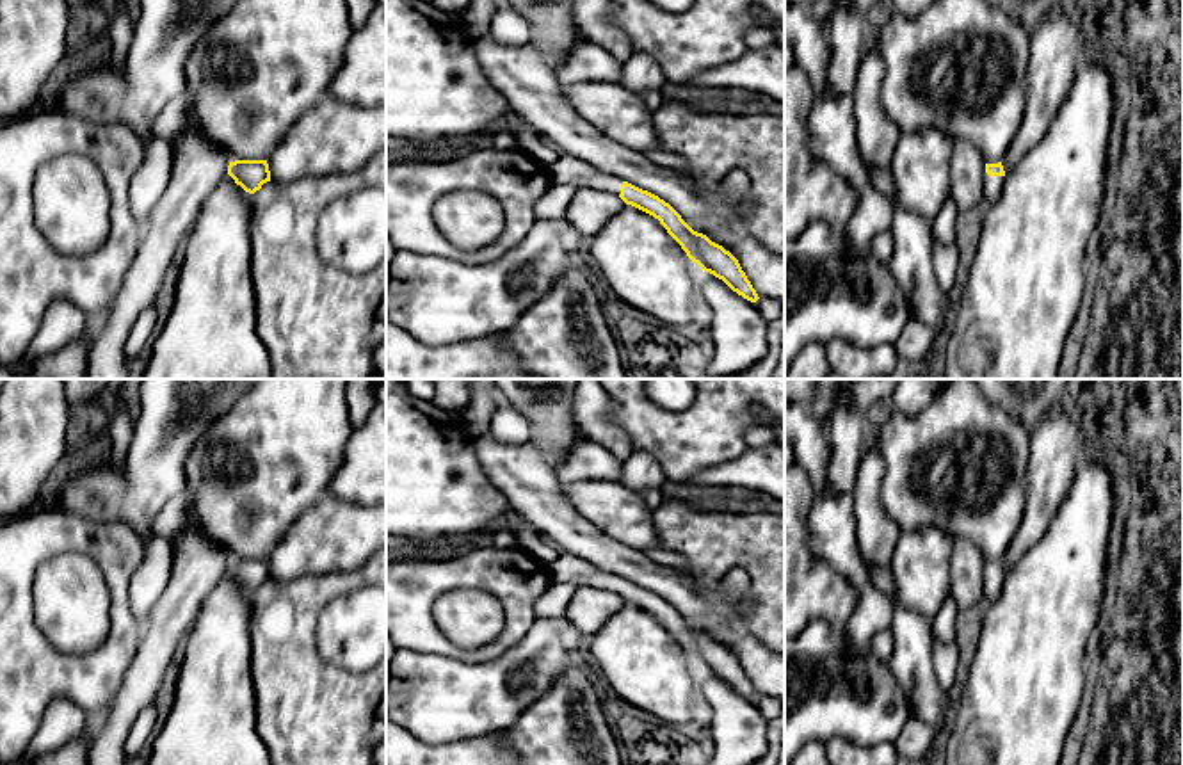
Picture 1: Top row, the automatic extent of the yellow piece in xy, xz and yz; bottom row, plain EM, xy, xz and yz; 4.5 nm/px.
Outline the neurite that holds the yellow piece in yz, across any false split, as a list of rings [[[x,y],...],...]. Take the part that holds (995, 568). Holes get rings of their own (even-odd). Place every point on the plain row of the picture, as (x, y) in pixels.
[[[986,559],[986,573],[984,573],[984,600],[987,603],[994,603],[1003,587],[1005,569],[1002,560]]]

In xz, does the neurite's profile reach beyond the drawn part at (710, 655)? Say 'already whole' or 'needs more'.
needs more

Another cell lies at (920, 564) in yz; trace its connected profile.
[[[936,527],[904,532],[889,560],[897,601],[929,623],[950,592],[954,543],[955,536]]]

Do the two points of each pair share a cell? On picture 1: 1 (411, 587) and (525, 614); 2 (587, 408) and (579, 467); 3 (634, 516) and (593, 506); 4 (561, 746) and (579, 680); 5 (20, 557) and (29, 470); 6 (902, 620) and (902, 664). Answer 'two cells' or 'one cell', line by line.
1: one cell
2: two cells
3: one cell
4: one cell
5: two cells
6: one cell

